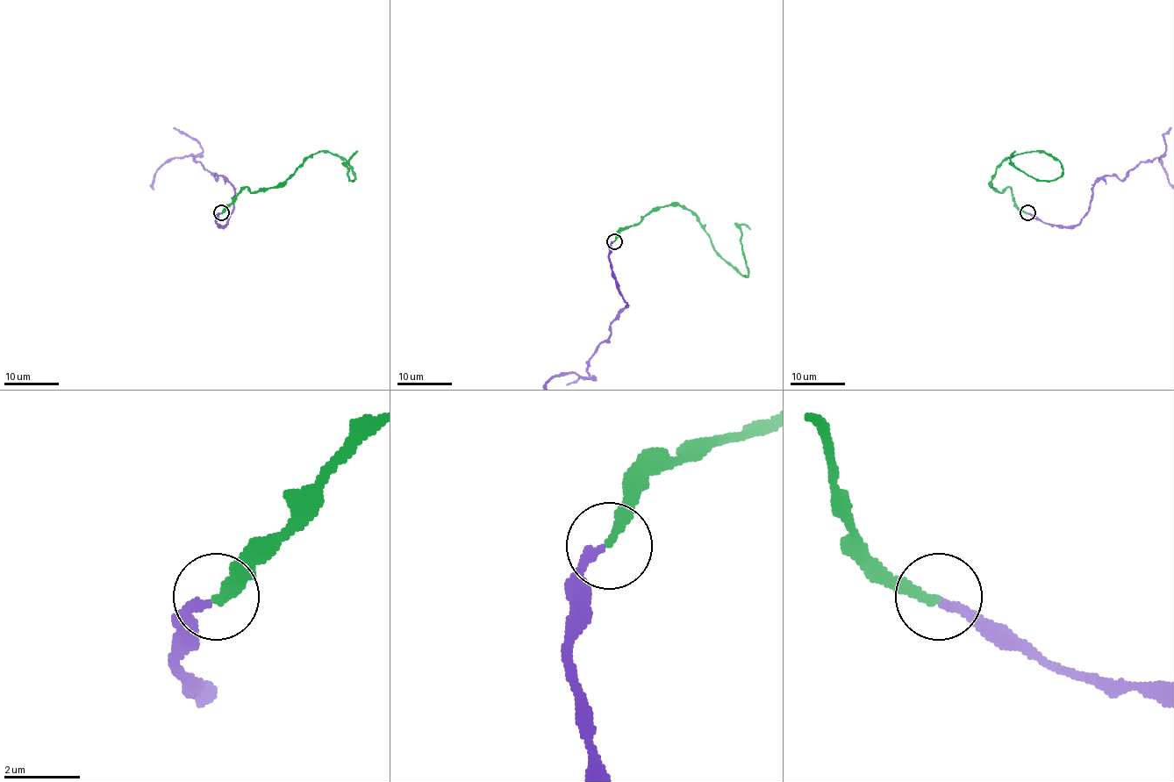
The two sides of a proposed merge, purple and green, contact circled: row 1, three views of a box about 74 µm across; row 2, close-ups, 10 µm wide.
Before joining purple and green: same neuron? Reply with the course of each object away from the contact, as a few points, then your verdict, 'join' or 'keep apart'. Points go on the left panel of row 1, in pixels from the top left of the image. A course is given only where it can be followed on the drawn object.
course green (221, 211), (246, 187), (281, 186), (317, 152), (341, 156), (352, 181), (347, 162), (358, 150); keep apart

